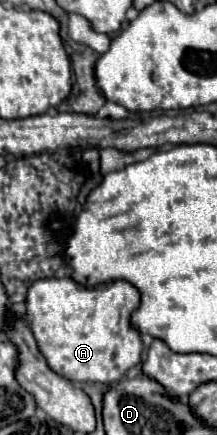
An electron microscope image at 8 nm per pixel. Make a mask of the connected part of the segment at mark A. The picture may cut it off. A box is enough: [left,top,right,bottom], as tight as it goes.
[25,278,143,384]

